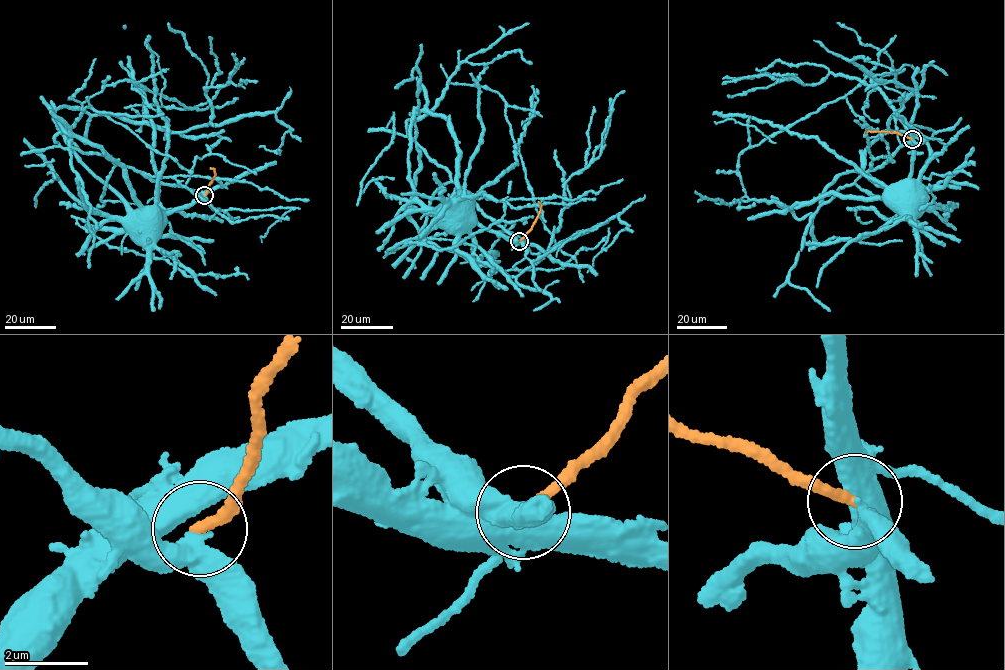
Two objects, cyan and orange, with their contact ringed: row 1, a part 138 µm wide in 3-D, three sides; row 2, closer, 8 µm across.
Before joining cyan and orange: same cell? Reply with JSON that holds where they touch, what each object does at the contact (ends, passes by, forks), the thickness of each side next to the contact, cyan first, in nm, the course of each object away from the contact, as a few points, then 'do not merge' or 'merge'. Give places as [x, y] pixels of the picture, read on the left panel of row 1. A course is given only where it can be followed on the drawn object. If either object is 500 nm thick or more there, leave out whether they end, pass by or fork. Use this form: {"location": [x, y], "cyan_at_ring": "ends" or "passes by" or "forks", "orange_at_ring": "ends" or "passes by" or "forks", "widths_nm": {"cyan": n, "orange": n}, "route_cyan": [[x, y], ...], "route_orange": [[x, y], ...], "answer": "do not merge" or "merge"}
{"location": [204, 195], "cyan_at_ring": "passes by", "orange_at_ring": "ends", "widths_nm": {"cyan": 400, "orange": 240}, "route_cyan": [[204, 196], [164, 213], [156, 206], [146, 213]], "route_orange": [[204, 195], [215, 176], [214, 169], [210, 168]], "answer": "do not merge"}

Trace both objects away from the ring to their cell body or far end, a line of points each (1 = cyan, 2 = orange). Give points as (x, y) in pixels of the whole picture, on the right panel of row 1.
1: (912, 139), (915, 150), (912, 167), (907, 179), (892, 184), (891, 196)
2: (912, 139), (898, 133), (868, 131), (866, 133)

